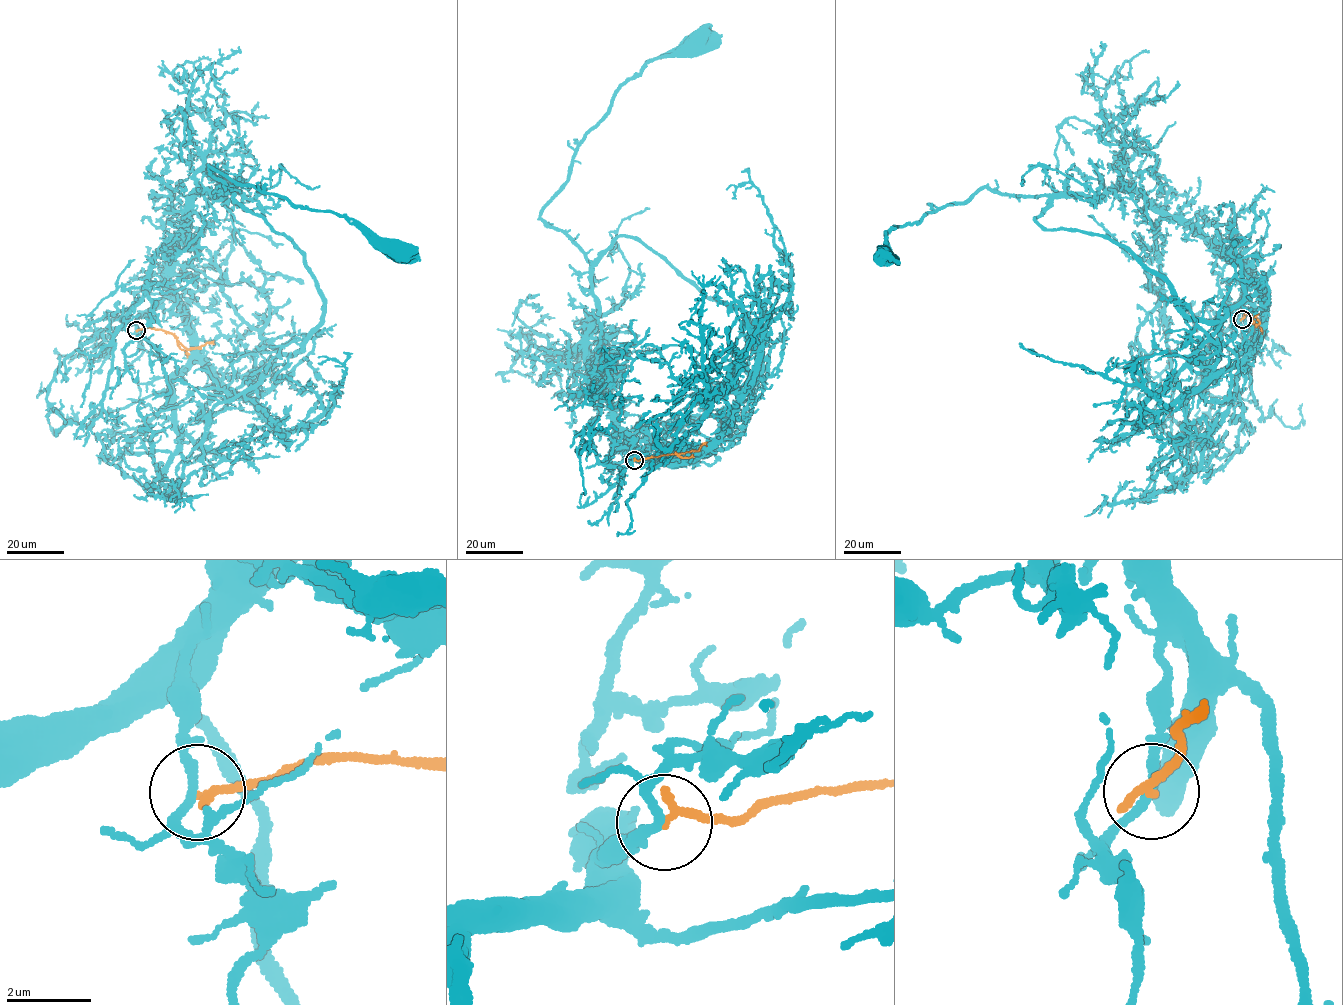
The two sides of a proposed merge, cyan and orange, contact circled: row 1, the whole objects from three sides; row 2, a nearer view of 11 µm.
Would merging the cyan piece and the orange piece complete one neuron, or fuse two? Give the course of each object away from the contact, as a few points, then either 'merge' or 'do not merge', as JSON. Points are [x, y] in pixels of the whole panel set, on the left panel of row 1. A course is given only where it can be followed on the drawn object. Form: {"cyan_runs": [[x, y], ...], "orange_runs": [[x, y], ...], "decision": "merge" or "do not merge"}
{"cyan_runs": [[136, 330], [165, 295], [194, 192], [217, 200], [235, 190], [210, 166], [295, 205], [345, 216], [397, 252]], "orange_runs": [[136, 330], [153, 328], [170, 332], [187, 349], [213, 341]], "decision": "do not merge"}

